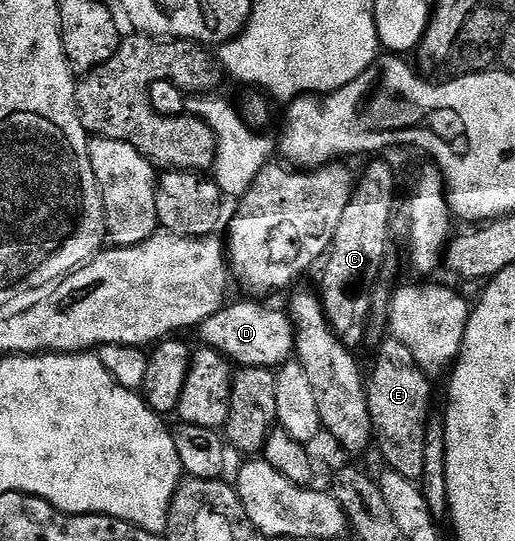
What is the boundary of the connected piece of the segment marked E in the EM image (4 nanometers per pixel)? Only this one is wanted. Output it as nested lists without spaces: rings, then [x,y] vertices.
[[[387,337],[377,350],[374,371],[371,374],[369,371],[366,387],[366,403],[370,409],[370,424],[376,435],[376,446],[382,449],[382,458],[389,469],[400,472],[400,476],[405,478],[418,480],[424,472],[424,444],[428,419],[431,417],[432,382],[418,366],[412,352],[393,337]]]

